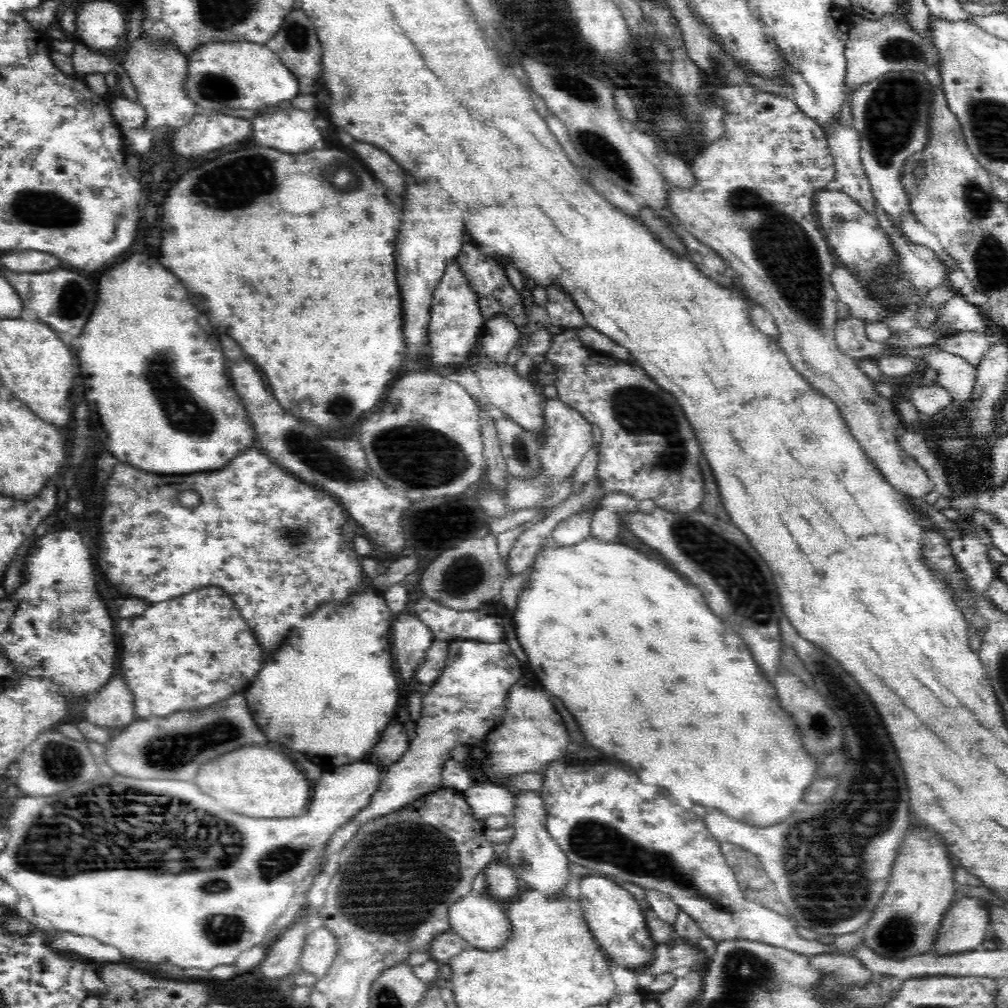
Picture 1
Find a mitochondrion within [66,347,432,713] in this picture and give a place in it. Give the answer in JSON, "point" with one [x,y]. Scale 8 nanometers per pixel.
{"point":[319,459]}

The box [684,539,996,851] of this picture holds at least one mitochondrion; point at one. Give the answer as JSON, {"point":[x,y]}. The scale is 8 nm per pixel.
{"point":[819,725]}

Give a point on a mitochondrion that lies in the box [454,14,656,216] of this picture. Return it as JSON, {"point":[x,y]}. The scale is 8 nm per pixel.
{"point":[596,147]}

